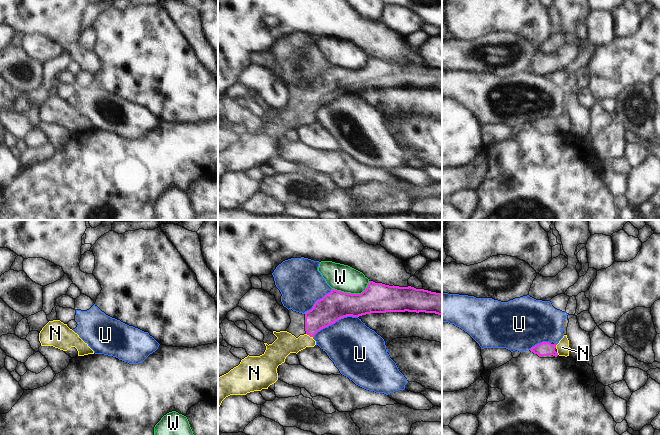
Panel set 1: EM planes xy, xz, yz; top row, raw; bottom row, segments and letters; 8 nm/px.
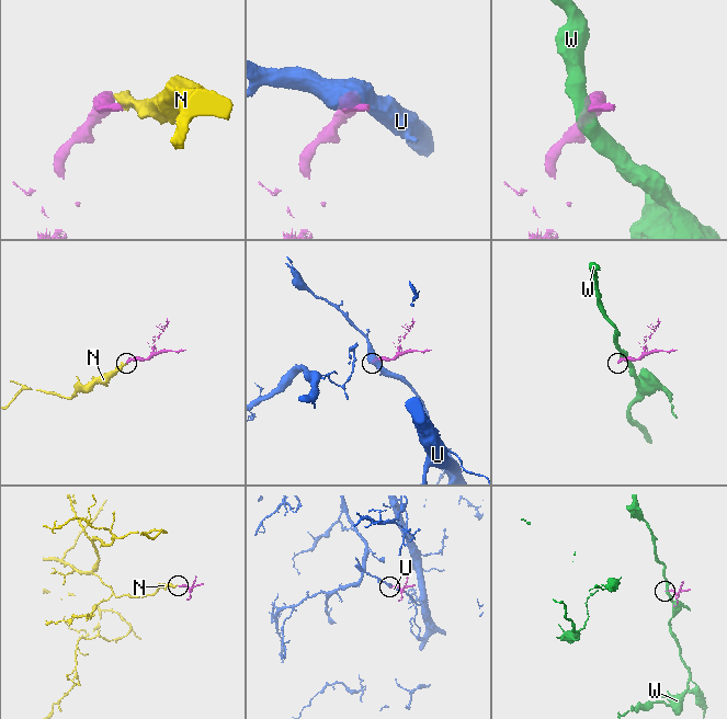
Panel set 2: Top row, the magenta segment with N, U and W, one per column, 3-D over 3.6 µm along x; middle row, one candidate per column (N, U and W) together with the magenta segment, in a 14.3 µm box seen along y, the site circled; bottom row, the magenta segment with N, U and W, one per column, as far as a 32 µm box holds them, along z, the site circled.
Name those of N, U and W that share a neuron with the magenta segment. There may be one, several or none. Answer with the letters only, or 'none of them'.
N

